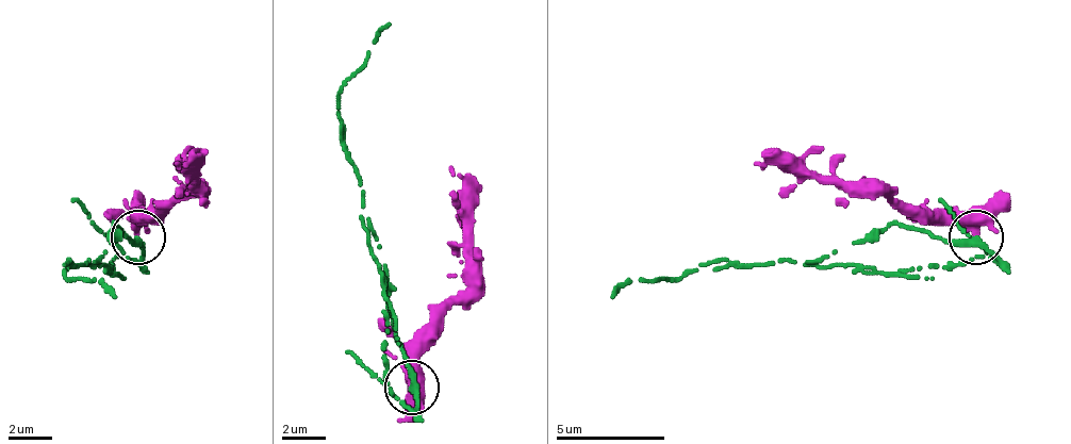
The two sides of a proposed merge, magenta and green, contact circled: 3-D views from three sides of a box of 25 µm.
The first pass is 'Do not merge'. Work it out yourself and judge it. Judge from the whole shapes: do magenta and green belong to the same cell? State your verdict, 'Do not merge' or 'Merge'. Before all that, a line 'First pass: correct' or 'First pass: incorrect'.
First pass: correct
Do not merge

